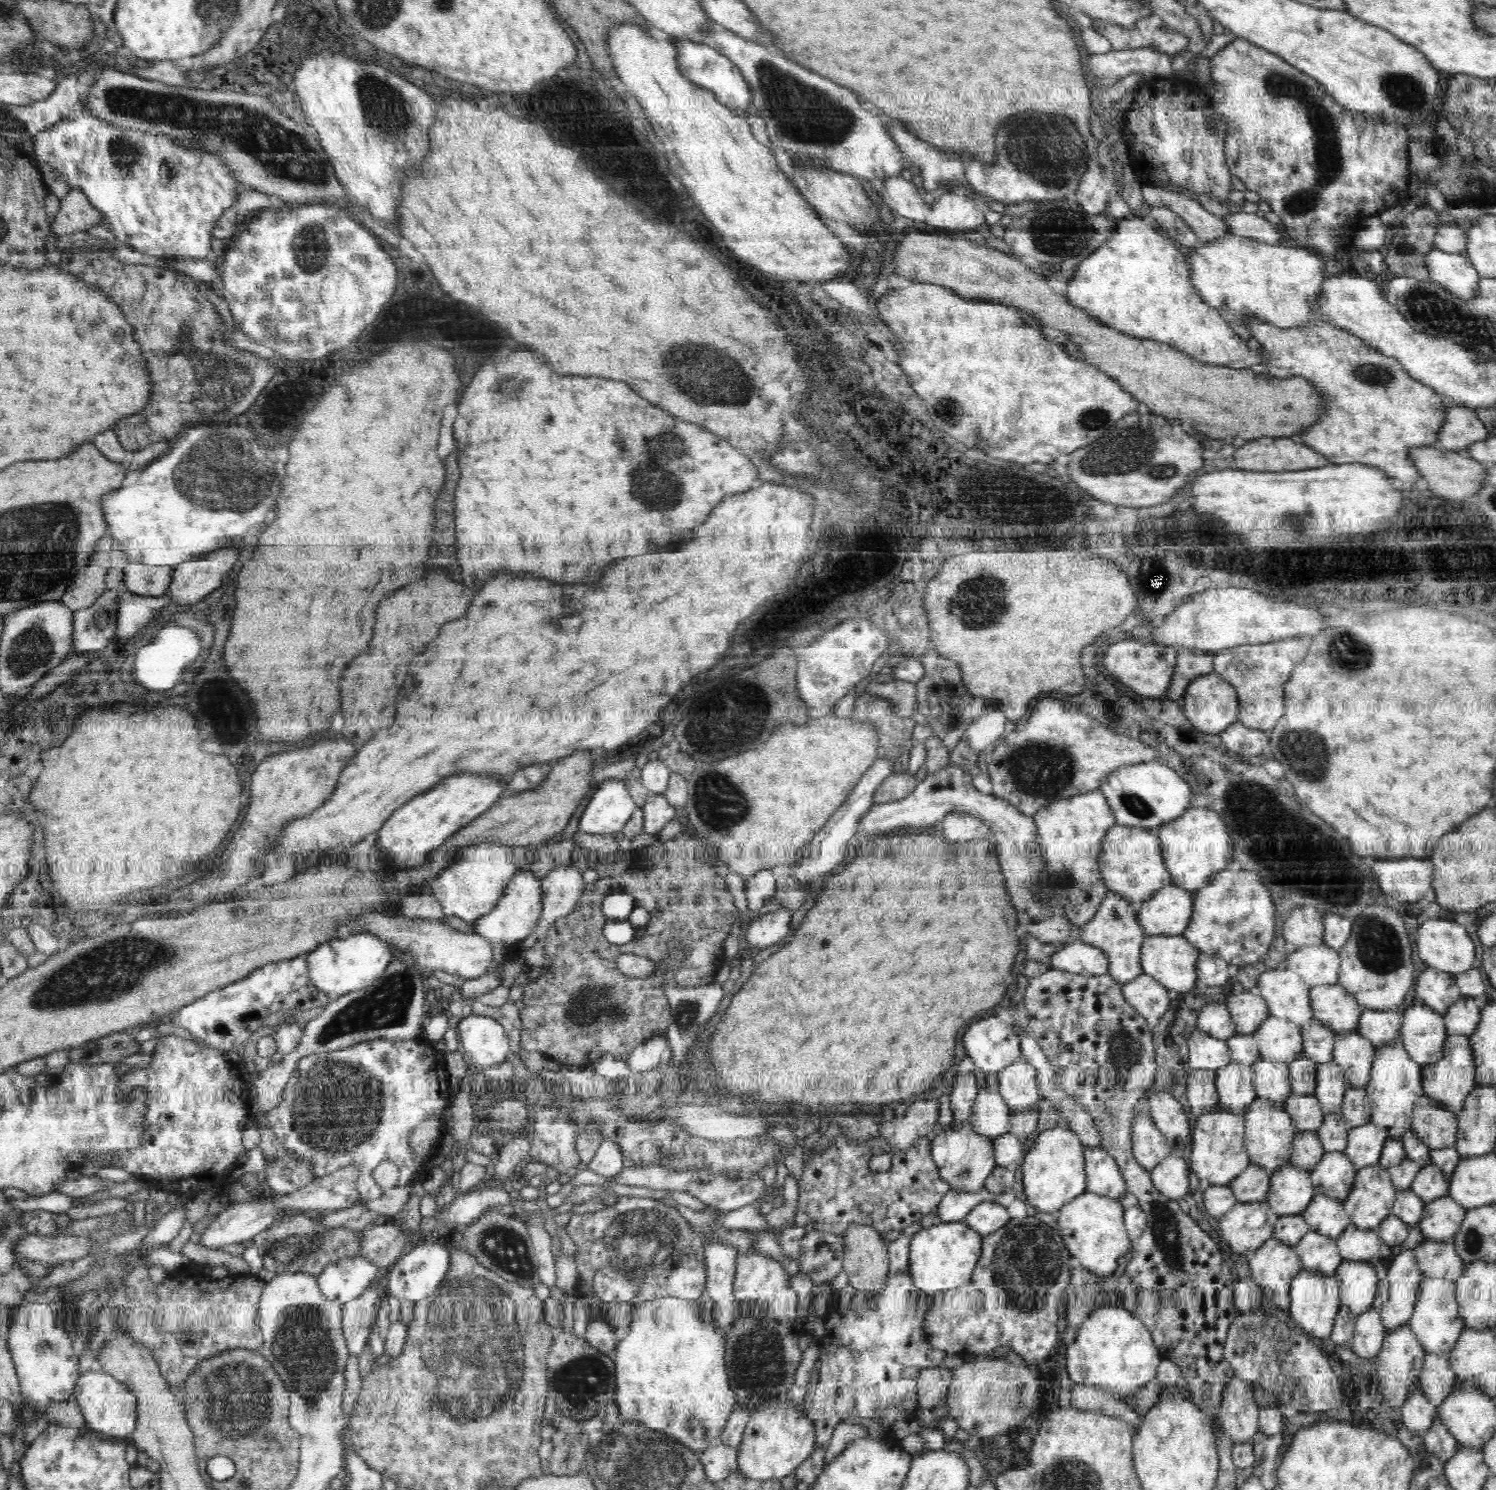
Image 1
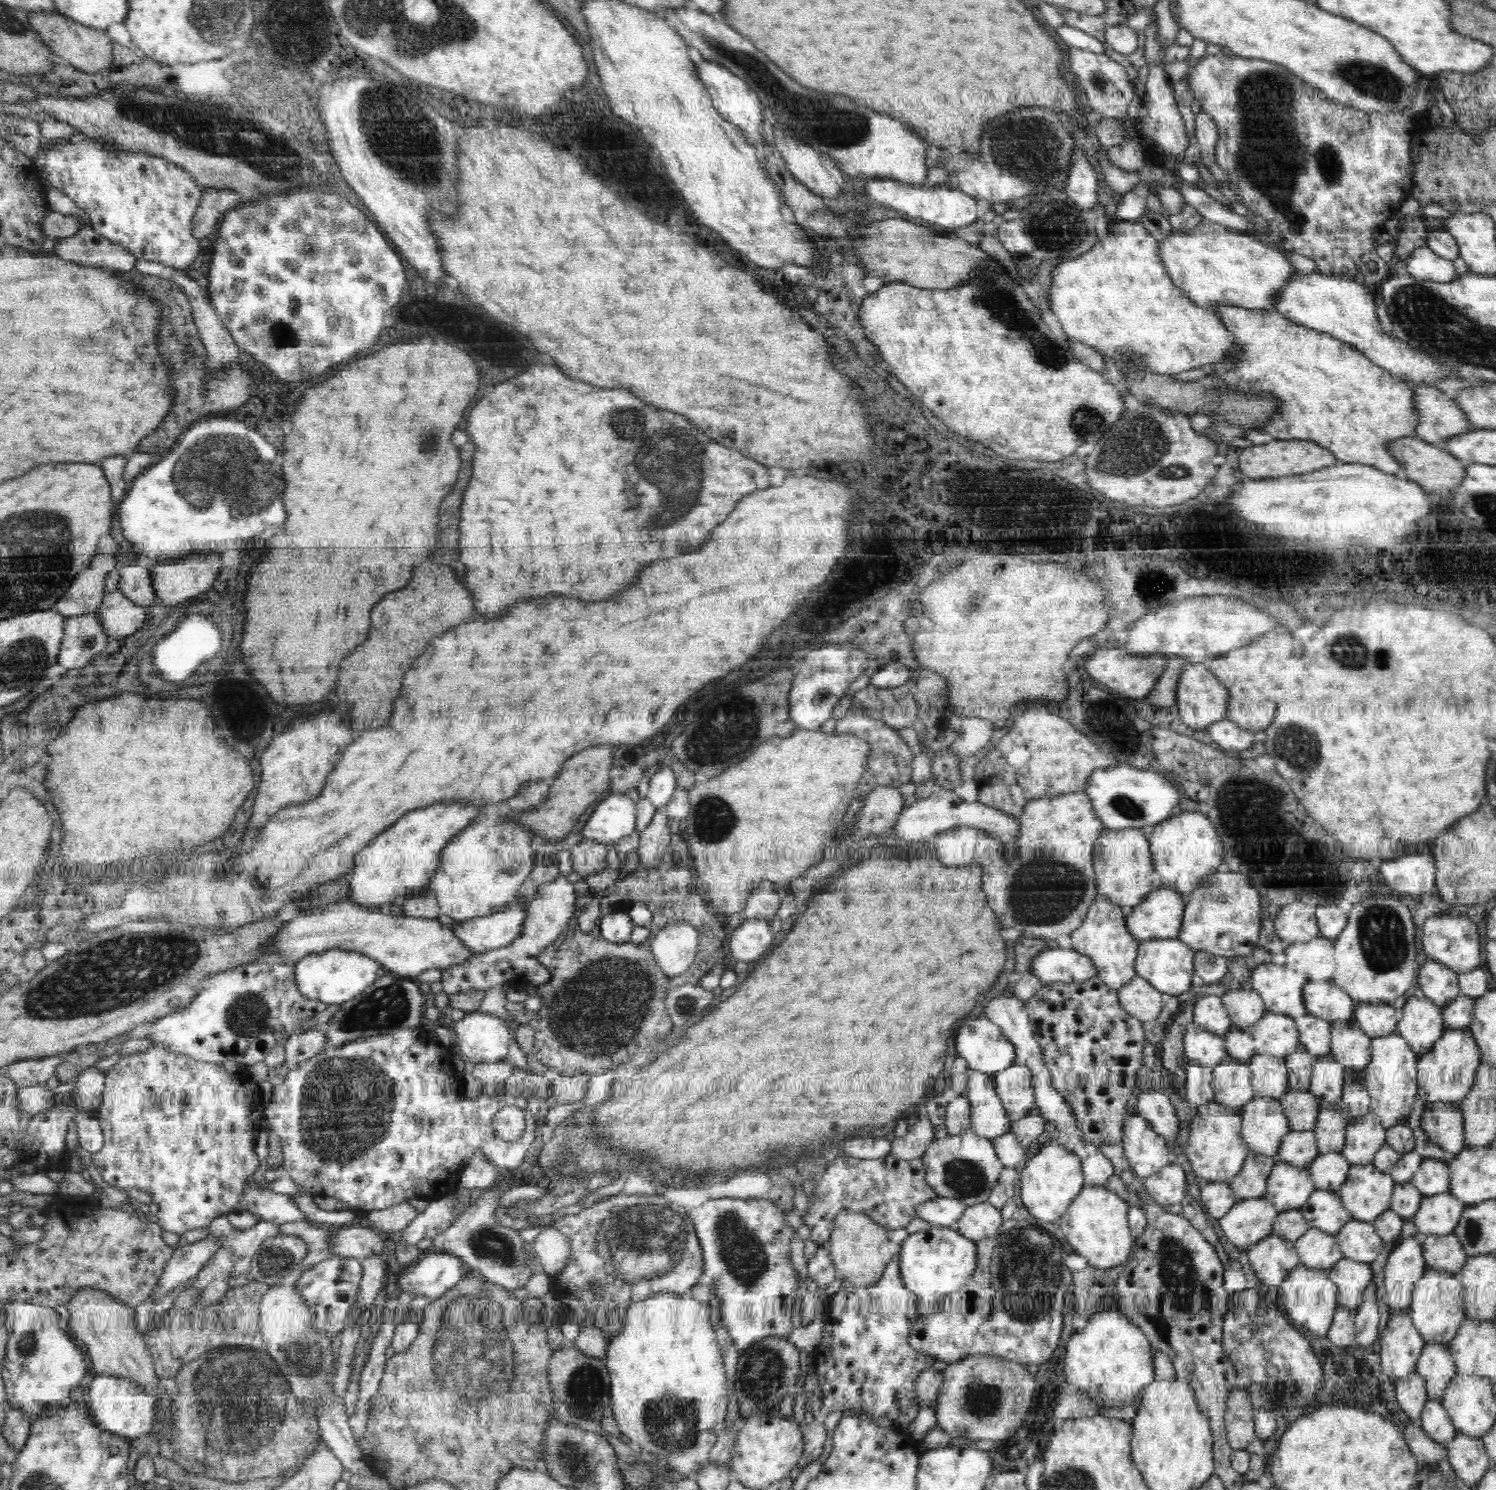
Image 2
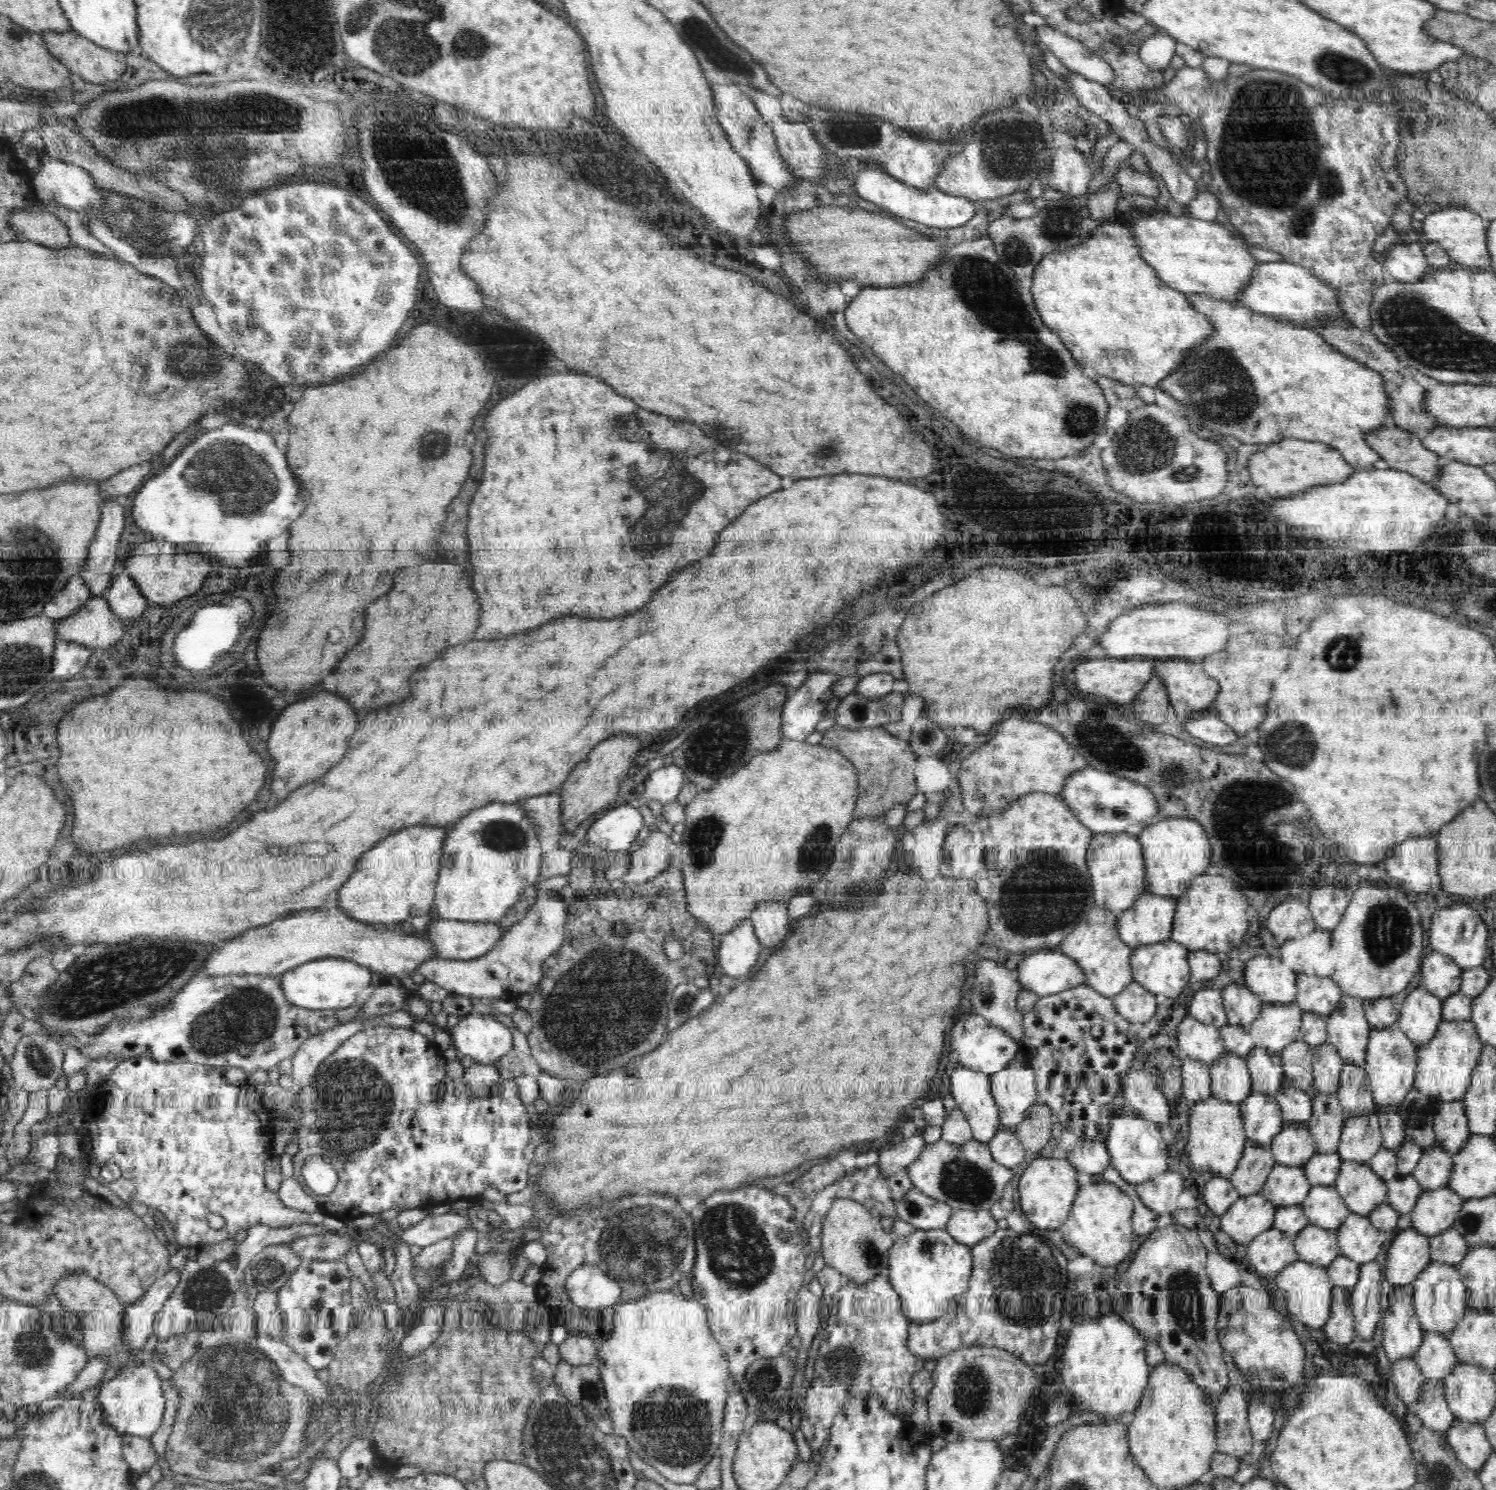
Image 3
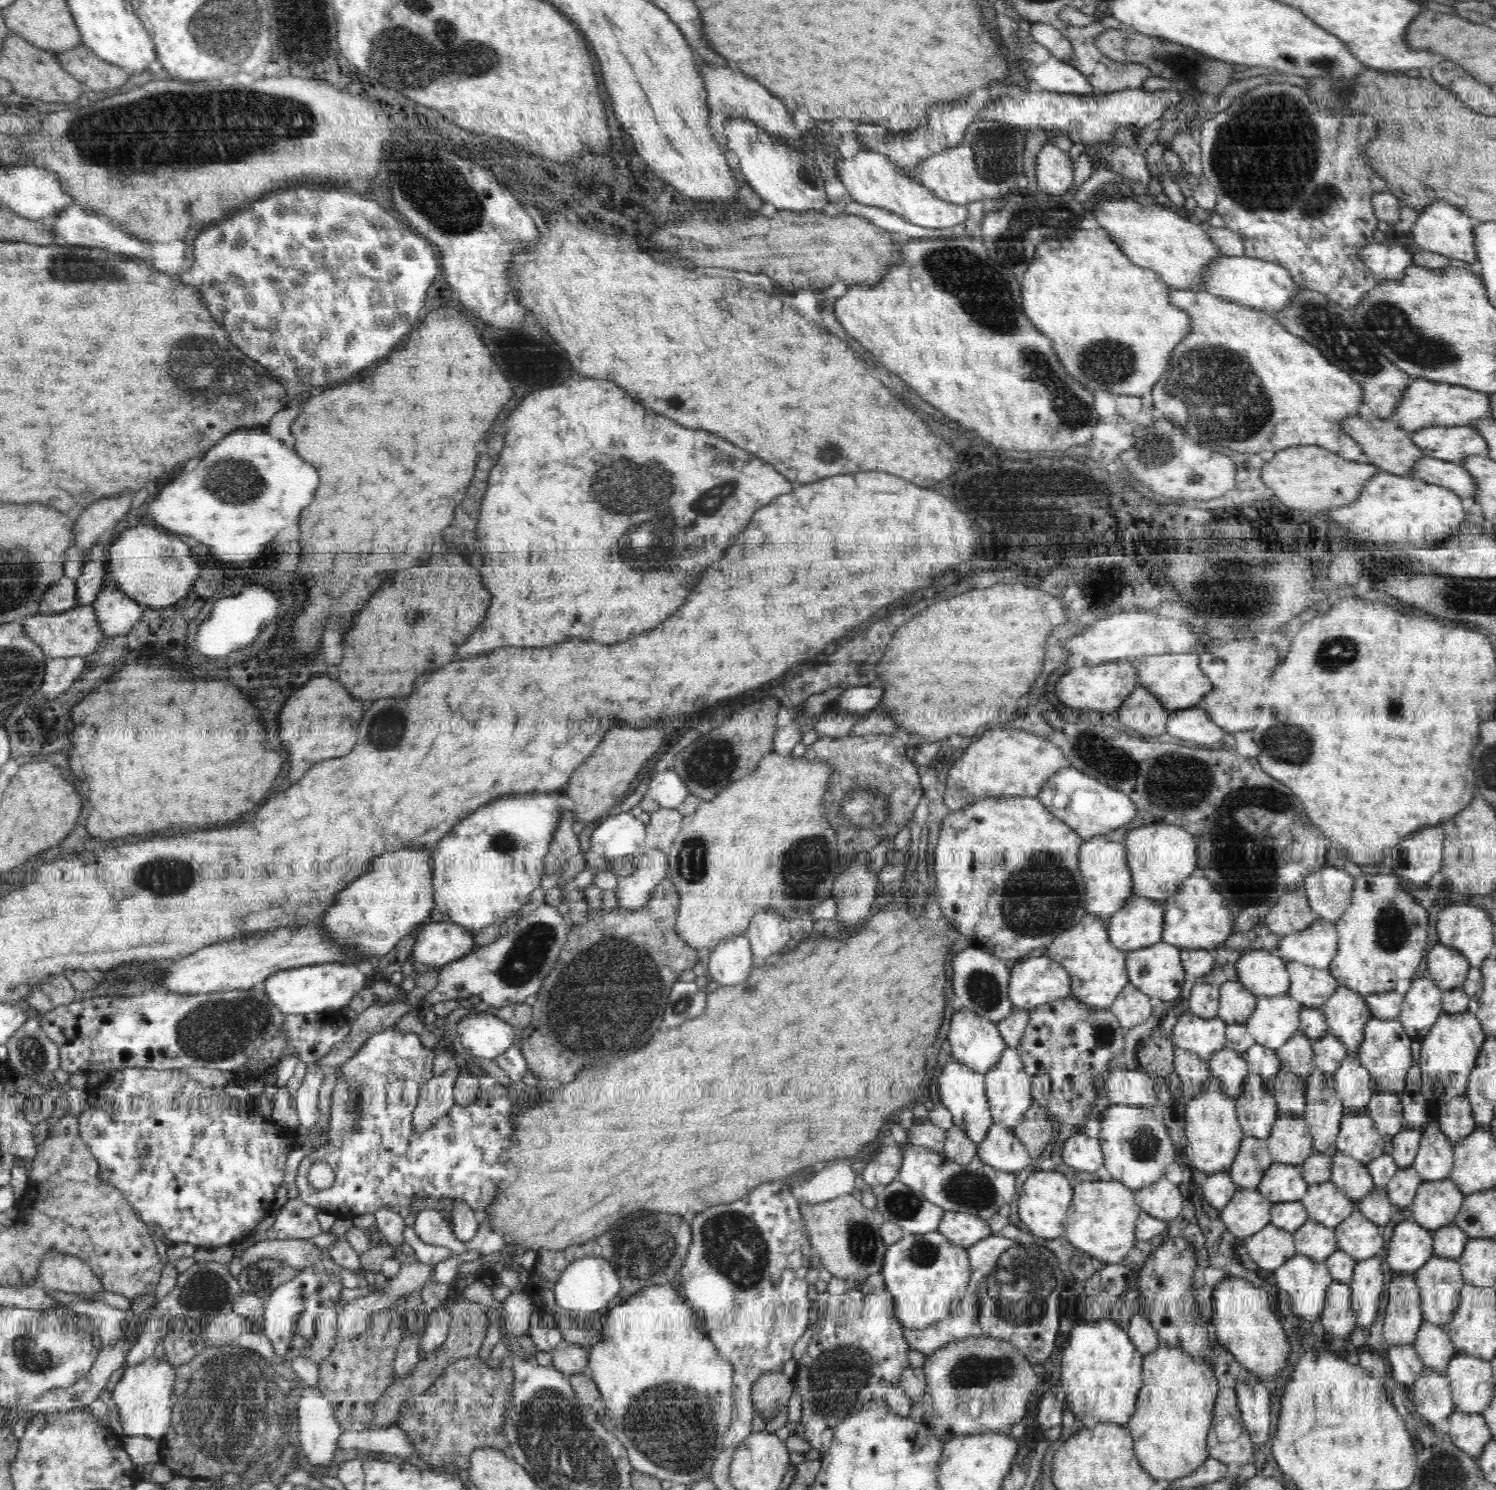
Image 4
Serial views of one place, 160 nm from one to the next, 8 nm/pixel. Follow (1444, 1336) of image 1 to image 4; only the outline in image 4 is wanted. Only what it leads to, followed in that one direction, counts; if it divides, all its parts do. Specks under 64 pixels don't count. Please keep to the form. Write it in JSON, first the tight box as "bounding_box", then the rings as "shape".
{"bounding_box":[1414,1254,1463,1326],"shape":[[[1434,1254],[1429,1262],[1414,1274],[1420,1289],[1420,1310],[1425,1322],[1448,1326],[1454,1318],[1456,1302],[1463,1282],[1456,1259]]]}

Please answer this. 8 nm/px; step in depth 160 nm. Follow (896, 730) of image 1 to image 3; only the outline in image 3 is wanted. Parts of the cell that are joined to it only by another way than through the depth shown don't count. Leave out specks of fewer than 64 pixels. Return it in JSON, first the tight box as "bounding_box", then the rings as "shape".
{"bounding_box":[820,724,919,820],"shape":[[[834,724],[822,735],[820,745],[838,749],[857,769],[859,783],[857,799],[853,810],[853,820],[858,818],[878,818],[894,808],[897,802],[906,803],[919,791],[915,782],[917,757],[905,740],[900,740],[884,728],[871,727],[850,730]]]}

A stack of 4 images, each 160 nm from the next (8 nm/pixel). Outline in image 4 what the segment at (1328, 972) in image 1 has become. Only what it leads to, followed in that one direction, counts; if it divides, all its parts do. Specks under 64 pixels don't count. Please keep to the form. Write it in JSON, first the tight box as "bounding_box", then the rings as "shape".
{"bounding_box":[1271,918,1338,969],"shape":[[[1317,918],[1308,928],[1282,936],[1271,953],[1286,962],[1329,969],[1338,952],[1338,936],[1334,922]]]}

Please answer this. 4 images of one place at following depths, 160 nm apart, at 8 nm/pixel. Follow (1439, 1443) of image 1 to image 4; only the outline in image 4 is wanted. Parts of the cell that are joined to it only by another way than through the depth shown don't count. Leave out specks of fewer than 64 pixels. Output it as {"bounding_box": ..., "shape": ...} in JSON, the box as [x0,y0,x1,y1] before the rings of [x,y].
{"bounding_box":[1412,1366,1454,1424],"shape":[[[1425,1366],[1413,1382],[1412,1391],[1412,1404],[1428,1422],[1434,1424],[1454,1412],[1450,1383],[1444,1374],[1434,1369]]]}

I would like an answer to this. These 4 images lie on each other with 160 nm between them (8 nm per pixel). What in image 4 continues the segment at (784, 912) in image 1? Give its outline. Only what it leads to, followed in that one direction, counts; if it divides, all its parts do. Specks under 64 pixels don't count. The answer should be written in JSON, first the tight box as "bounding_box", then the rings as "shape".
{"bounding_box":[708,934,755,986],"shape":[[[746,934],[730,936],[722,939],[712,950],[708,957],[708,971],[712,981],[720,985],[730,986],[741,983],[748,978],[750,969],[755,965],[751,944]]]}

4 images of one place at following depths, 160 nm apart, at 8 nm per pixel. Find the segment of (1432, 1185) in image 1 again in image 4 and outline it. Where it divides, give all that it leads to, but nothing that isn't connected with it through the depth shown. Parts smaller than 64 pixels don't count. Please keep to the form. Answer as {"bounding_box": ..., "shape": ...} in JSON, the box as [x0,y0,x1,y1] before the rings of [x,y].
{"bounding_box":[1412,1118,1454,1183],"shape":[[[1432,1118],[1425,1128],[1412,1168],[1424,1183],[1437,1183],[1449,1178],[1454,1166],[1454,1145],[1447,1142],[1439,1130],[1438,1120]]]}

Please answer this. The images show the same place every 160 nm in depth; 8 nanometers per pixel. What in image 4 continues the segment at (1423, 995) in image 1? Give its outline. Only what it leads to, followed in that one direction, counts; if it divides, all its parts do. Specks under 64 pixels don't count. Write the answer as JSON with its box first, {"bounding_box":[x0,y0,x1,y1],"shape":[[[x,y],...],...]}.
{"bounding_box":[1427,943,1472,991],"shape":[[[1438,943],[1427,954],[1427,967],[1438,990],[1452,991],[1463,988],[1463,982],[1472,966],[1458,951]]]}

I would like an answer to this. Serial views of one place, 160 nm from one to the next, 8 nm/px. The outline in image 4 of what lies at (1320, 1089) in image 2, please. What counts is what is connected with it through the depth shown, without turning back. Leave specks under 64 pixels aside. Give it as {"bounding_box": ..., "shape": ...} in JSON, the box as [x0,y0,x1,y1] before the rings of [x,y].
{"bounding_box":[1311,1032,1350,1075],"shape":[[[1330,1032],[1320,1039],[1312,1039],[1311,1048],[1315,1068],[1332,1075],[1338,1070],[1342,1060],[1350,1056],[1350,1052],[1344,1047],[1343,1042],[1332,1036]]]}

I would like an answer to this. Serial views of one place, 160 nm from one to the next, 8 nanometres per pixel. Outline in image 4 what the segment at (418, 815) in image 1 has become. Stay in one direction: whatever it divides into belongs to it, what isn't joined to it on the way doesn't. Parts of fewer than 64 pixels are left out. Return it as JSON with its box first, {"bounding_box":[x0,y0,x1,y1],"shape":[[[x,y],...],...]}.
{"bounding_box":[323,844,436,956],"shape":[[[436,844],[424,846],[418,852],[406,848],[388,850],[378,856],[372,862],[372,872],[368,872],[370,876],[364,874],[354,880],[338,894],[336,904],[323,913],[324,925],[332,931],[332,937],[360,953],[387,956],[420,922],[426,923],[426,918],[435,908],[432,850],[436,847]]]}

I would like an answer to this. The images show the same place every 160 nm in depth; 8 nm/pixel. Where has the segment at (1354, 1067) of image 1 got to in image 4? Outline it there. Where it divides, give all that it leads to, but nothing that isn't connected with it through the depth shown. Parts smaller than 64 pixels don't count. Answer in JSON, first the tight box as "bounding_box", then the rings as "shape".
{"bounding_box":[1322,984,1373,1056],"shape":[[[1339,984],[1322,1009],[1330,1034],[1342,1041],[1352,1056],[1356,1056],[1365,1039],[1365,1026],[1373,1017],[1365,996]]]}

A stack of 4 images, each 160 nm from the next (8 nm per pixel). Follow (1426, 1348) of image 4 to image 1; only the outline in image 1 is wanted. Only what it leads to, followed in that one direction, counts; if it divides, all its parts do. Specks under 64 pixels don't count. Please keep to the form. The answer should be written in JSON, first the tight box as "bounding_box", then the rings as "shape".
{"bounding_box":[1417,1354,1457,1406],"shape":[[[1427,1354],[1417,1380],[1419,1390],[1434,1406],[1438,1406],[1457,1387],[1456,1375],[1446,1354]]]}

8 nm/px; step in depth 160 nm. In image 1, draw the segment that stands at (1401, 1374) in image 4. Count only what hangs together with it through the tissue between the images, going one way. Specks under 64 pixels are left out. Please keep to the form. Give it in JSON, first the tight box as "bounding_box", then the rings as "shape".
{"bounding_box":[1400,1383,1437,1435],"shape":[[[1414,1383],[1413,1389],[1400,1407],[1403,1425],[1412,1433],[1422,1435],[1430,1428],[1436,1416],[1437,1406],[1434,1406],[1419,1390],[1419,1383]]]}

